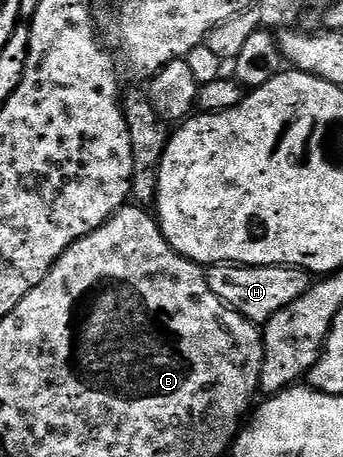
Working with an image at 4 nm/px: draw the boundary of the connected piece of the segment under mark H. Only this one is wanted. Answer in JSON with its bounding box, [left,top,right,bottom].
[206,263,311,323]

